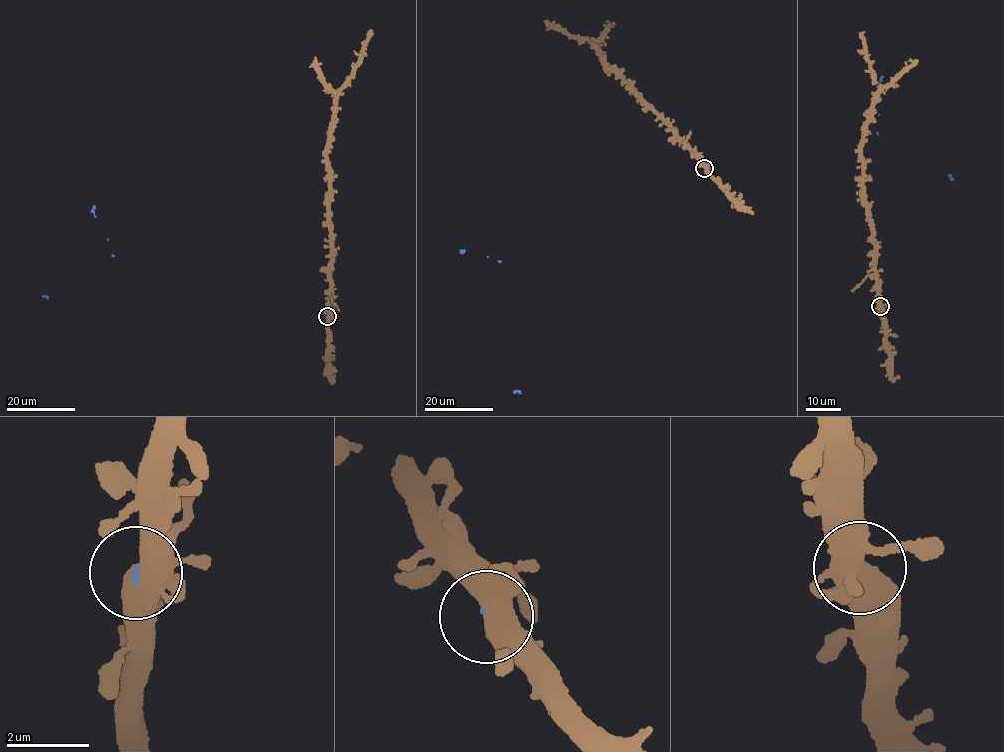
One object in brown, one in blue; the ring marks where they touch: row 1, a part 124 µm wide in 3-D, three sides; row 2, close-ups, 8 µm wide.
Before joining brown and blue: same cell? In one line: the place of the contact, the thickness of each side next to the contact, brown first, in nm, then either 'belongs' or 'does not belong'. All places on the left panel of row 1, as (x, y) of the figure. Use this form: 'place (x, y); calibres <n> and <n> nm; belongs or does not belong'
place (327, 316); calibres 480 and 80 nm; does not belong

